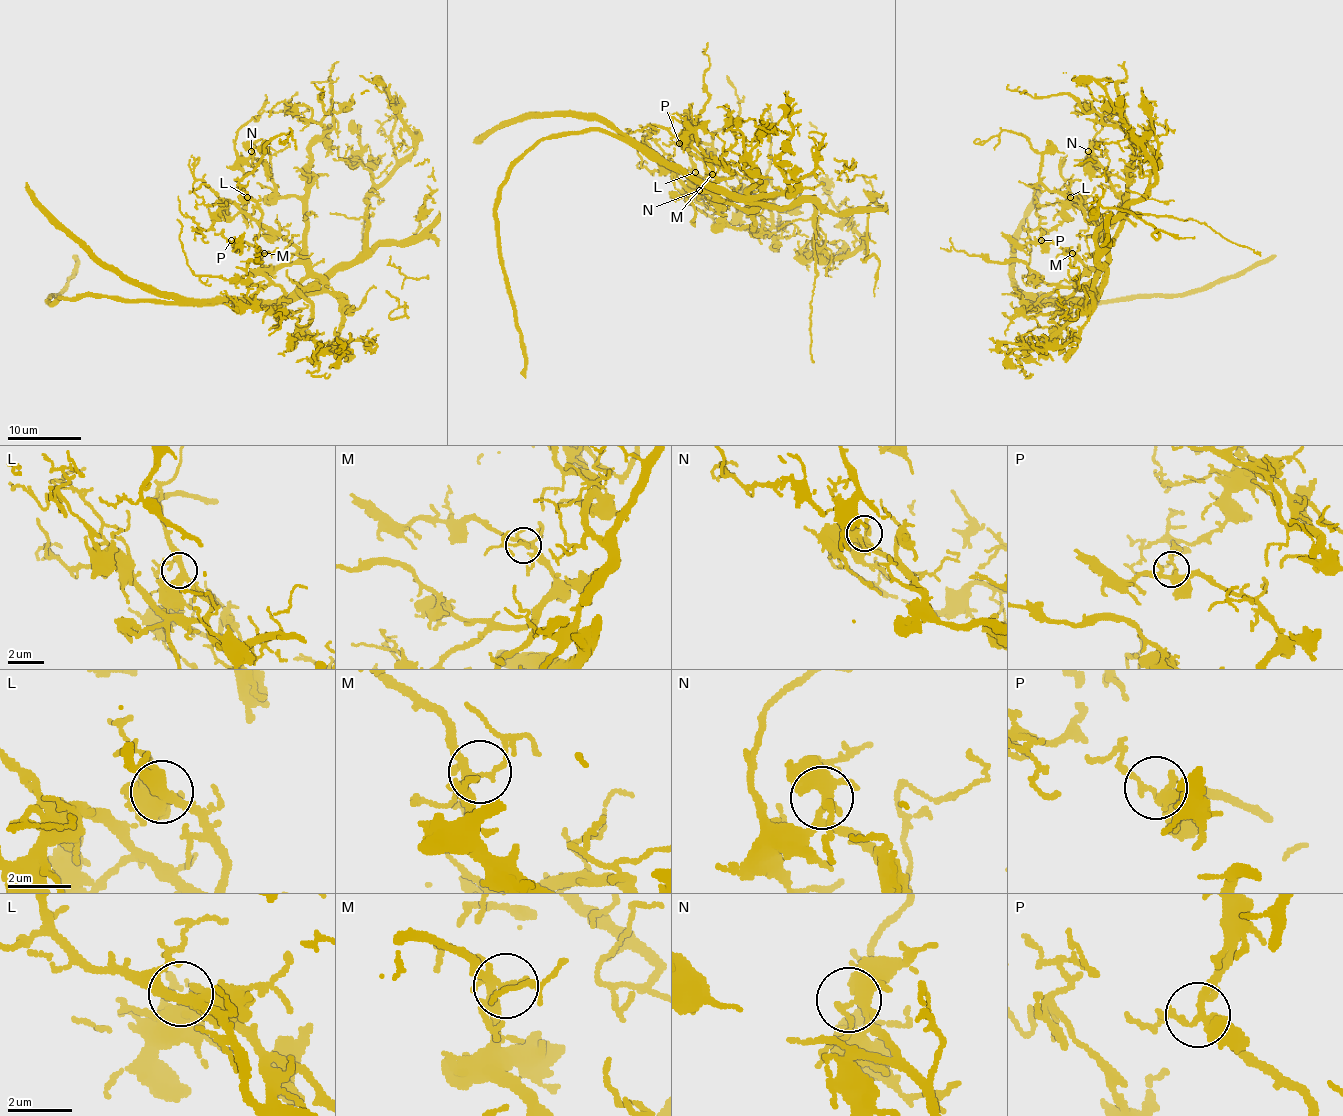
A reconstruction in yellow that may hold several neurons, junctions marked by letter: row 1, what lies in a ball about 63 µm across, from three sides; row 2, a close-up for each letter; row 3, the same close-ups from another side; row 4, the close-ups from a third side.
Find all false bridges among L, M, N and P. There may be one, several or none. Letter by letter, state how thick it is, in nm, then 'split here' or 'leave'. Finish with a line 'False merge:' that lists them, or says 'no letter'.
L: 320 nm thick; leave
M: 200 nm thick; leave
N: 320 nm thick; leave
P: 220 nm thick; leave
False merge: no letter

